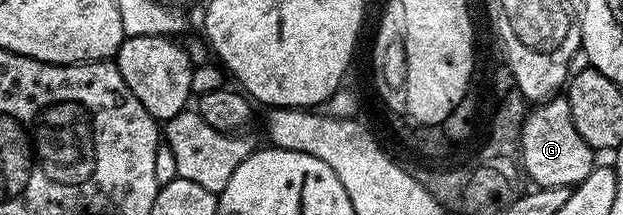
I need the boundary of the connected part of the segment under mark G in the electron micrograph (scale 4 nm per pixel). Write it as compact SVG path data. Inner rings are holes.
M555 94L535 103L526 112L522 121L520 168L530 175L531 185L539 188L568 186L573 189L575 184L584 182L584 178L594 172L594 156L595 149L590 148L580 134L576 134L576 122L572 122L572 110L565 95Z

